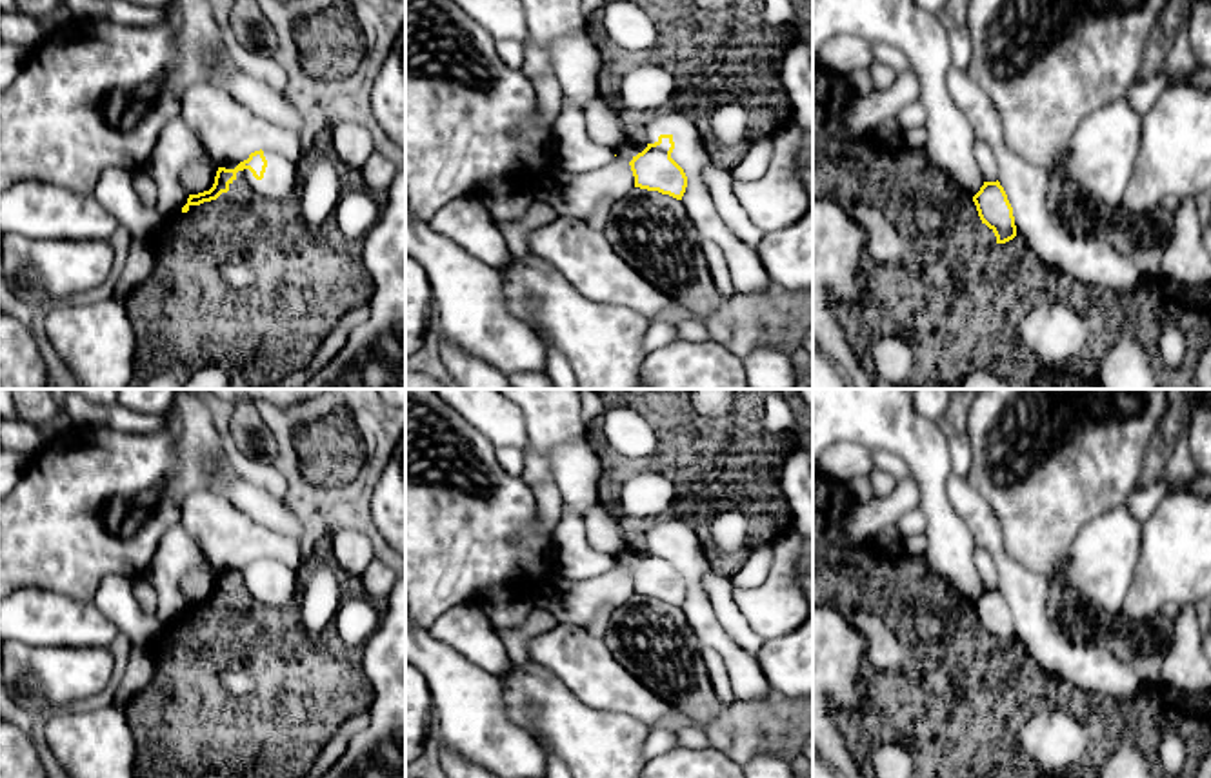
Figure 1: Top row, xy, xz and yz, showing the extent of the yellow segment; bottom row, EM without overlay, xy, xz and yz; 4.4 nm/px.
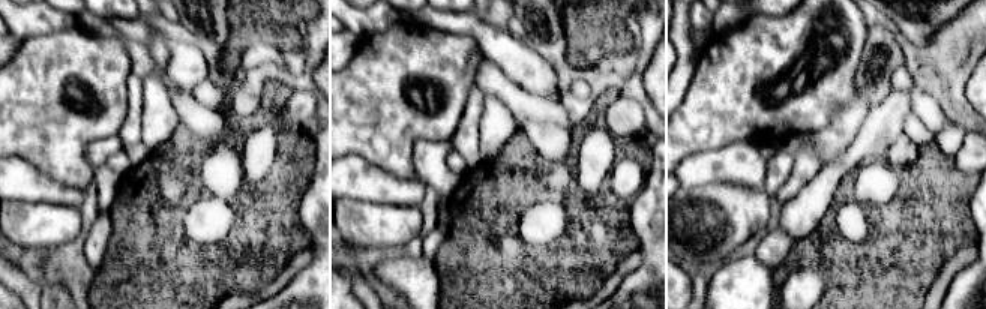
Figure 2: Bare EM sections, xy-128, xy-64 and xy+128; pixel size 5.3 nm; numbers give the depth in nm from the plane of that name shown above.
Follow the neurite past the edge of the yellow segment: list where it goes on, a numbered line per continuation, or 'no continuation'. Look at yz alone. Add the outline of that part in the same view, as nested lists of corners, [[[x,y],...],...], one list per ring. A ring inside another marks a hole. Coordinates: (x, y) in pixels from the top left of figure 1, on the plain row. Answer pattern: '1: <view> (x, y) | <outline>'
no continuation

